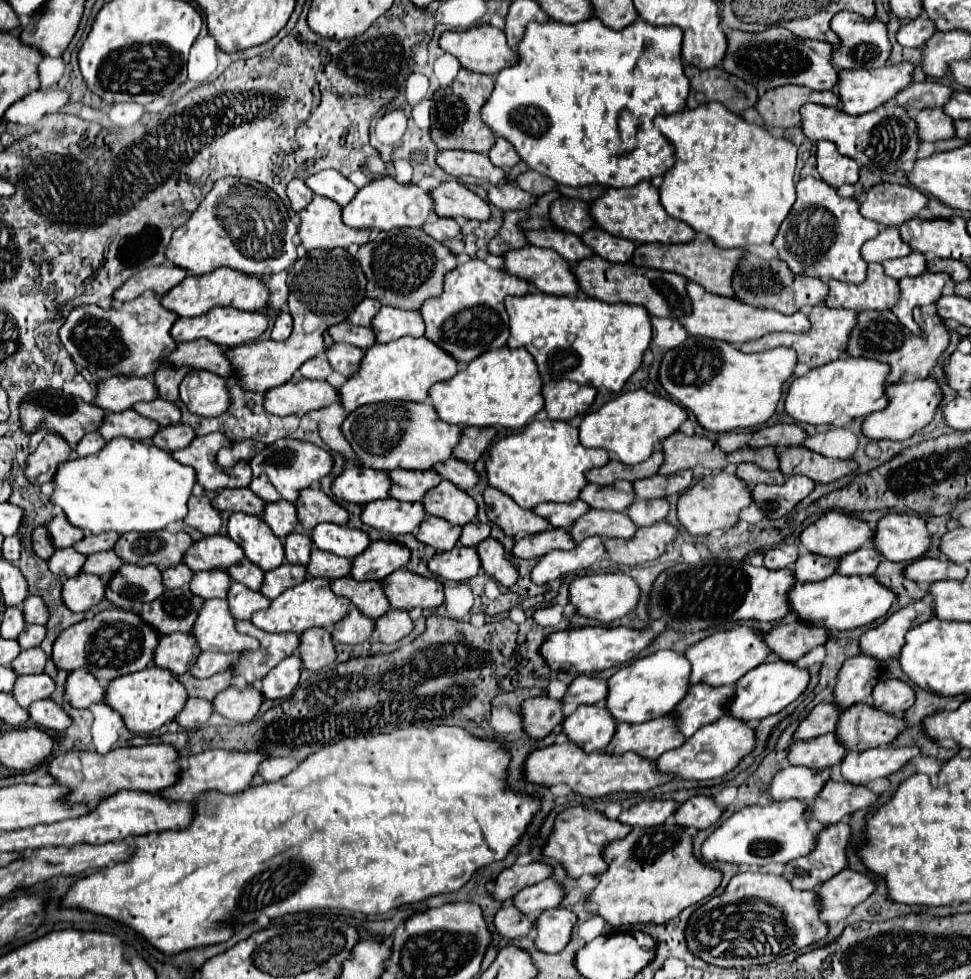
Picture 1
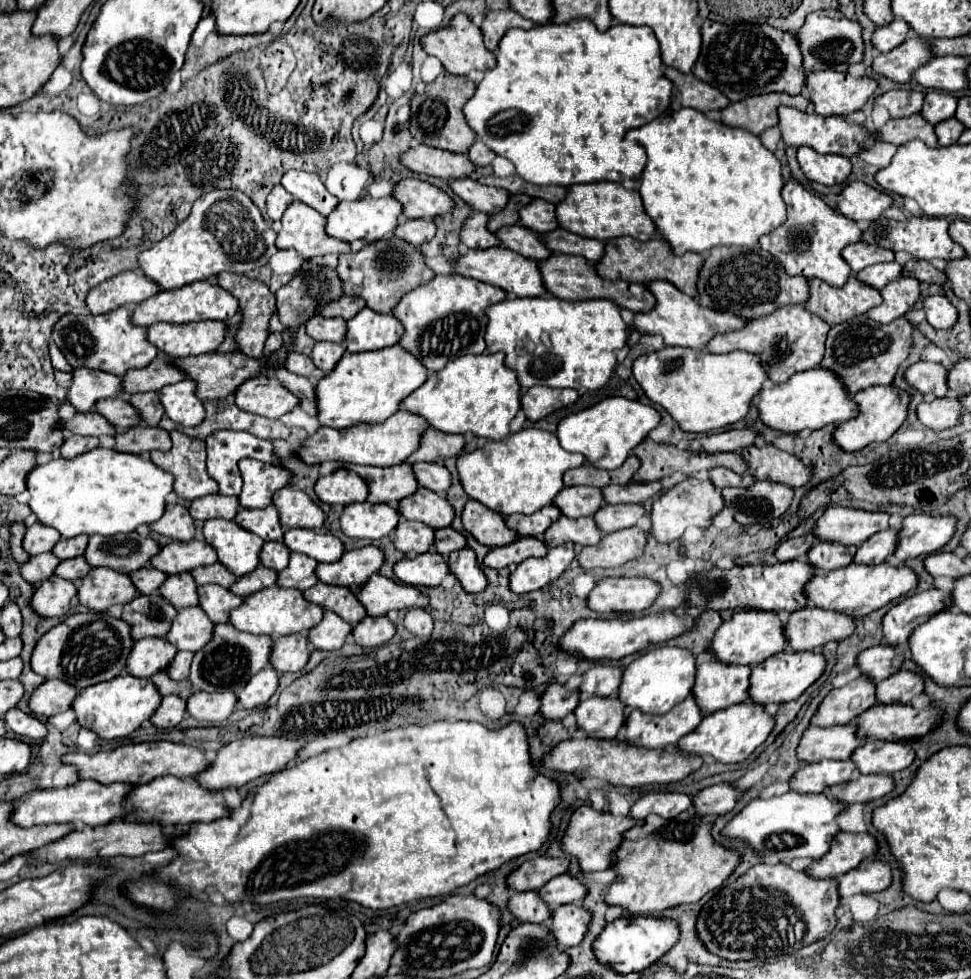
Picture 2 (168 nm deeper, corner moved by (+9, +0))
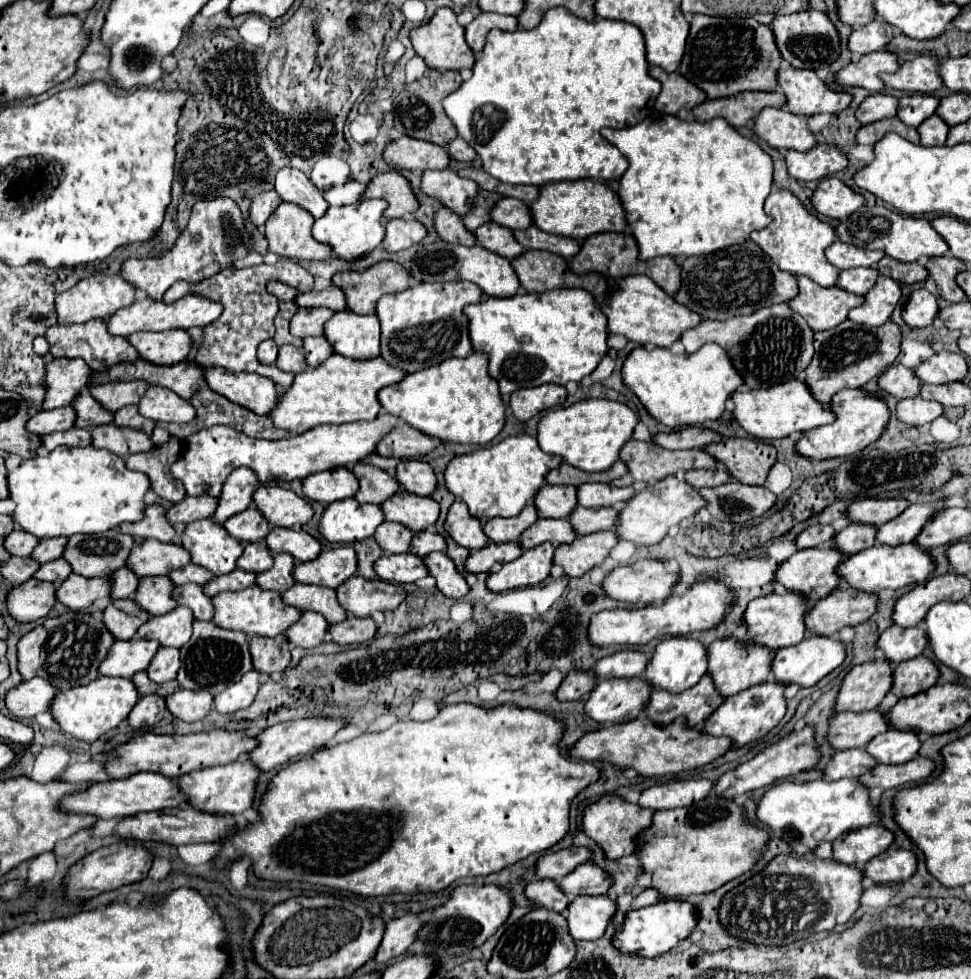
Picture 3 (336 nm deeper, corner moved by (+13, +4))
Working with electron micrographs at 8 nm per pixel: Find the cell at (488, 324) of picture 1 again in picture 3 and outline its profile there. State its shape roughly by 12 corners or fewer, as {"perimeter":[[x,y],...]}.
{"perimeter":[[471,282],[379,298],[381,356],[417,372],[473,352]]}

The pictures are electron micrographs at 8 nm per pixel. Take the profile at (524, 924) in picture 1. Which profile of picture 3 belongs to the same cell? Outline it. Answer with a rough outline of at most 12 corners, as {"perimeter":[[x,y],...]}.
{"perimeter":[[547,878],[527,884],[525,894],[537,906],[567,910],[569,896]]}

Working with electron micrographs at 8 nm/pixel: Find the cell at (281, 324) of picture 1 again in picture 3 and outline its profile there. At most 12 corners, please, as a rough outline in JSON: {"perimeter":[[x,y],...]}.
{"perimeter":[[263,340],[257,358],[263,364],[273,364],[277,358],[277,344]]}

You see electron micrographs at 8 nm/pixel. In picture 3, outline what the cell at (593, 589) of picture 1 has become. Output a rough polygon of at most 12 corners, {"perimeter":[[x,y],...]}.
{"perimeter":[[661,560],[619,566],[603,582],[609,598],[653,604],[671,596],[679,572]]}

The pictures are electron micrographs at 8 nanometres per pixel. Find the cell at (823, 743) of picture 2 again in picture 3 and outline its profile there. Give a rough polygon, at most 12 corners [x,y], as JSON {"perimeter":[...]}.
{"perimeter":[[879,710],[837,712],[829,740],[835,750],[865,748],[887,732]]}

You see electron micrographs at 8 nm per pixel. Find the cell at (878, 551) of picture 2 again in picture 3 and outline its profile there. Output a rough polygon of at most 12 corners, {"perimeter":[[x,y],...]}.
{"perimeter":[[945,498],[911,504],[879,526],[877,544],[913,542],[943,508]]}

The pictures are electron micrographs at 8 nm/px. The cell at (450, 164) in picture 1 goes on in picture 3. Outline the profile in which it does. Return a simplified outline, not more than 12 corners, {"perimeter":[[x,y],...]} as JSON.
{"perimeter":[[407,136],[391,140],[393,170],[443,170],[445,148]]}

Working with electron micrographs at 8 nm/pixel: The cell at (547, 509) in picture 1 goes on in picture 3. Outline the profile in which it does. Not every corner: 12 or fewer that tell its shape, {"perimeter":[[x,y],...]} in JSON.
{"perimeter":[[527,504],[513,518],[491,518],[483,532],[495,544],[517,542],[537,520]]}

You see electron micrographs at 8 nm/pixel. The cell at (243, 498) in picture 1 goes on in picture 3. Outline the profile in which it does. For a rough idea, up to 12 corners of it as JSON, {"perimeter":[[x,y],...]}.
{"perimeter":[[185,496],[167,510],[171,524],[211,518],[217,498]]}

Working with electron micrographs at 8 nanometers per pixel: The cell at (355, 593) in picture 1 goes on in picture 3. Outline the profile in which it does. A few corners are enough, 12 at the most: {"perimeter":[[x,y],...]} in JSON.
{"perimeter":[[295,584],[281,594],[287,606],[323,614],[337,624],[347,614],[333,588]]}

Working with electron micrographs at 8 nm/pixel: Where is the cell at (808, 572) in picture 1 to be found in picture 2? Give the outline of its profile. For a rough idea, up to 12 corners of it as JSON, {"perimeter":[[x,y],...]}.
{"perimeter":[[813,542],[807,562],[823,572],[849,566],[855,546]]}

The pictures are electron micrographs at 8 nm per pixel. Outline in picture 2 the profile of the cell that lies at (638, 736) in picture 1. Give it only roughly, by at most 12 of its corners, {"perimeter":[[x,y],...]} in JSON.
{"perimeter":[[689,696],[663,716],[631,710],[617,740],[675,746],[703,716]]}

